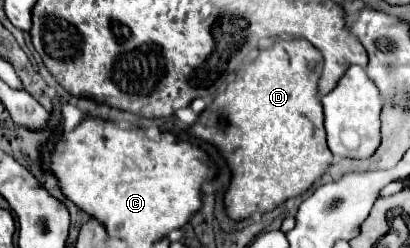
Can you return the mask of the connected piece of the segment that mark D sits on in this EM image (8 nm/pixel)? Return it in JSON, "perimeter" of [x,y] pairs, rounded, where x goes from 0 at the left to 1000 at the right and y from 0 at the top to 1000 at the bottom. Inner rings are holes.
{"perimeter":[[[746,157],[678,165],[663,198],[639,206],[634,230],[556,343],[551,375],[532,383],[527,407],[498,440],[483,496],[463,512],[463,536],[478,560],[527,585],[566,681],[566,730],[546,786],[546,819],[571,891],[605,883],[624,851],[663,851],[698,802],[746,778],[800,681],[810,617],[795,585],[790,440],[776,399],[785,262],[790,238],[780,206]]]}

